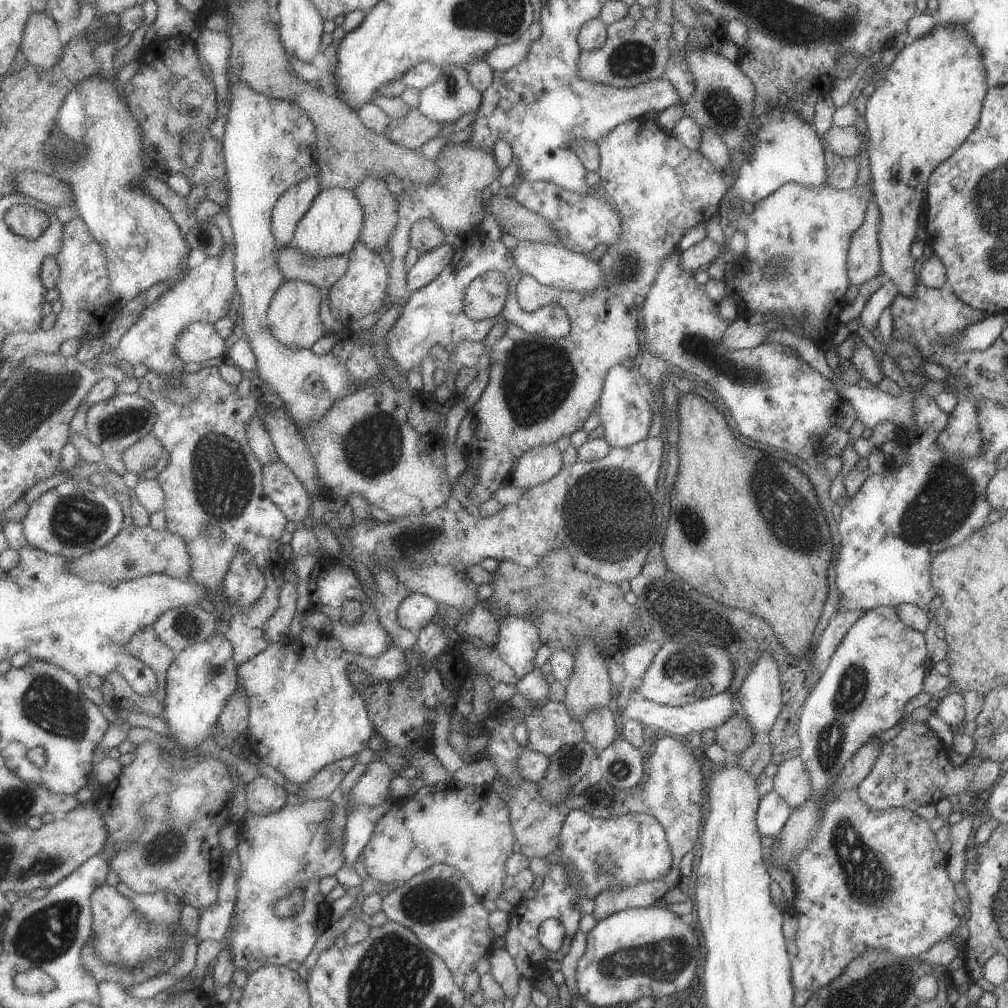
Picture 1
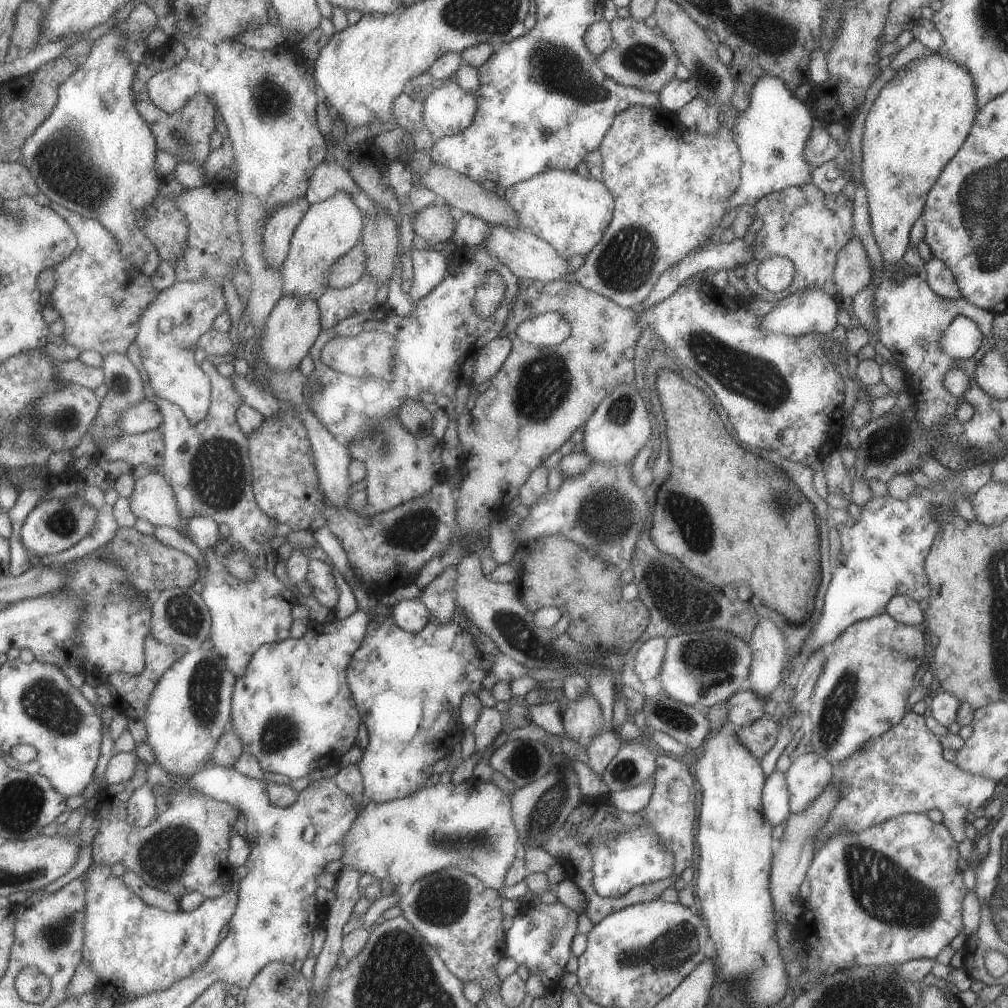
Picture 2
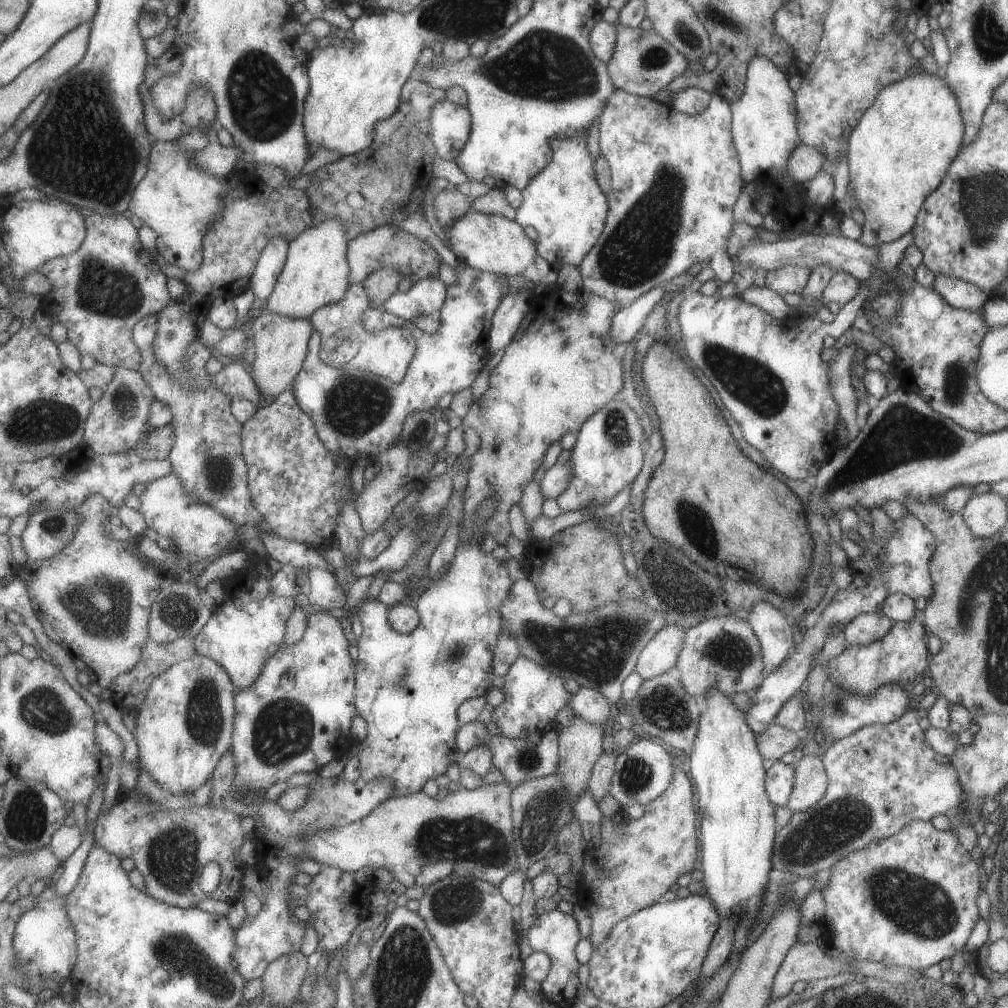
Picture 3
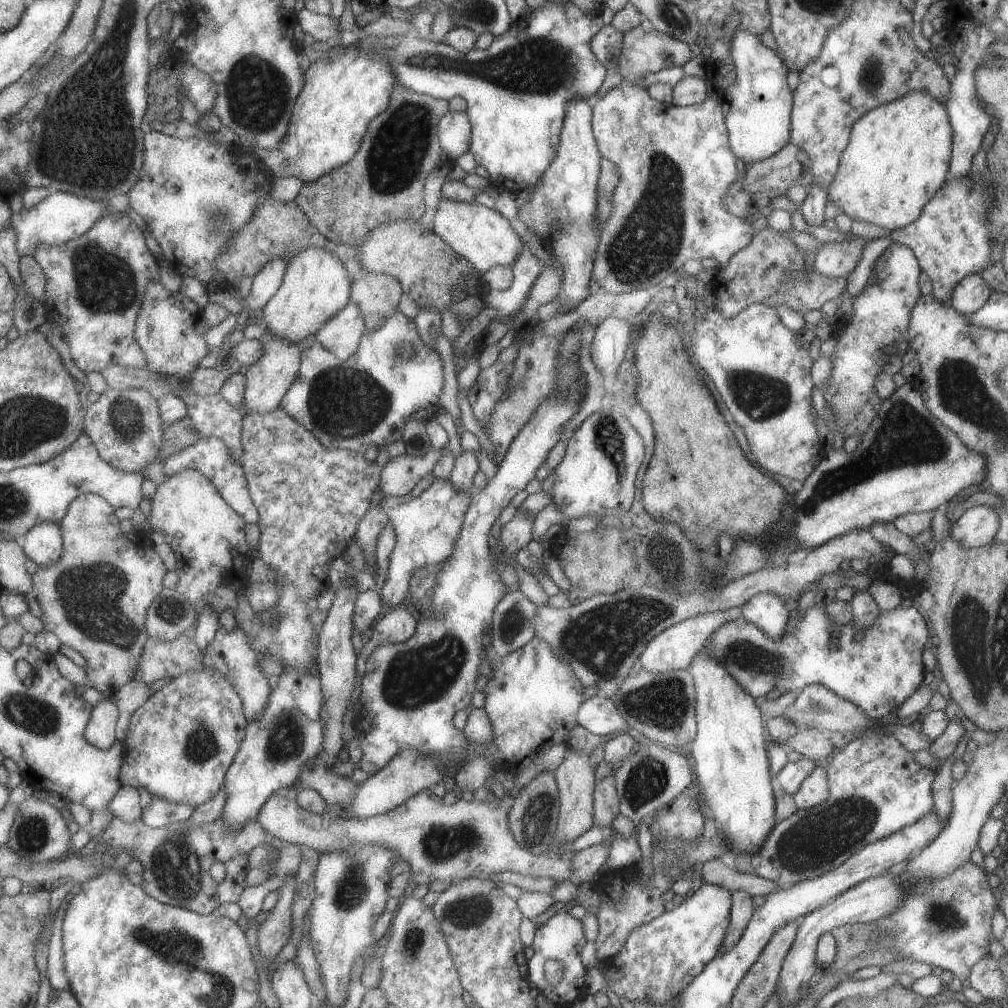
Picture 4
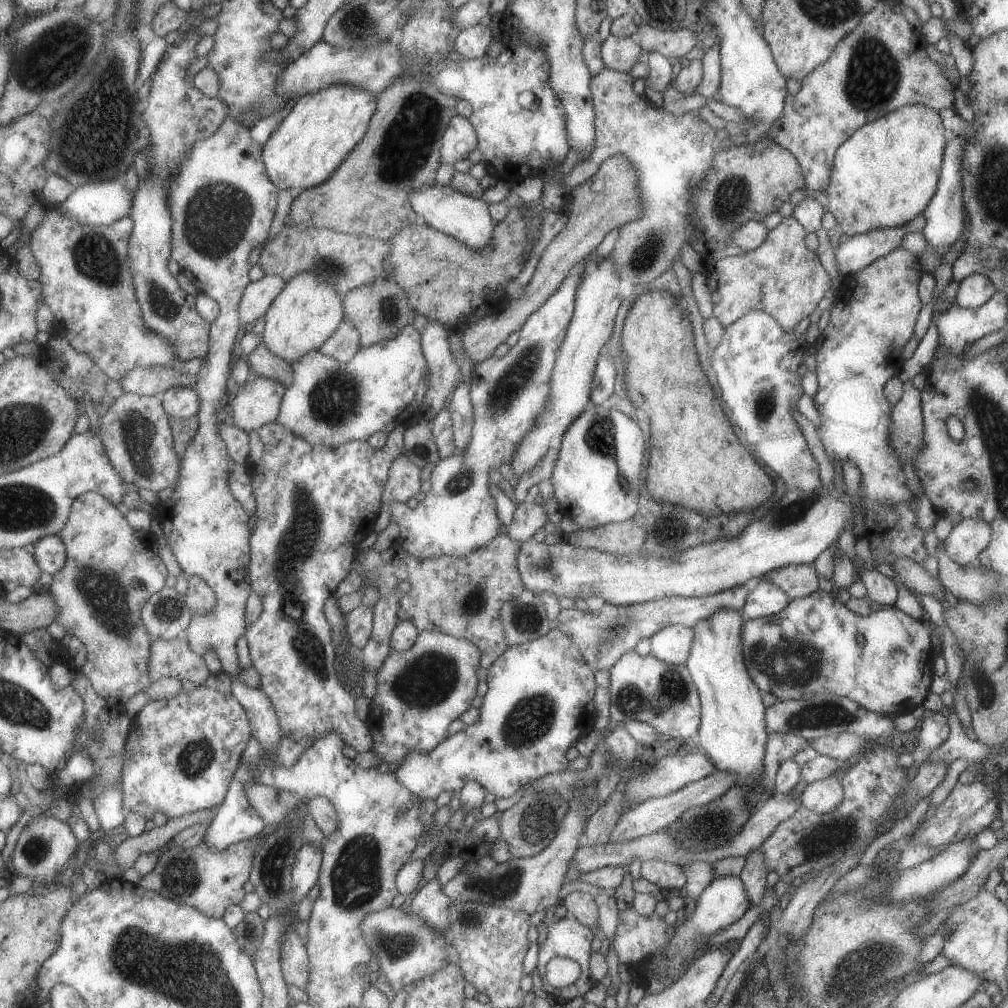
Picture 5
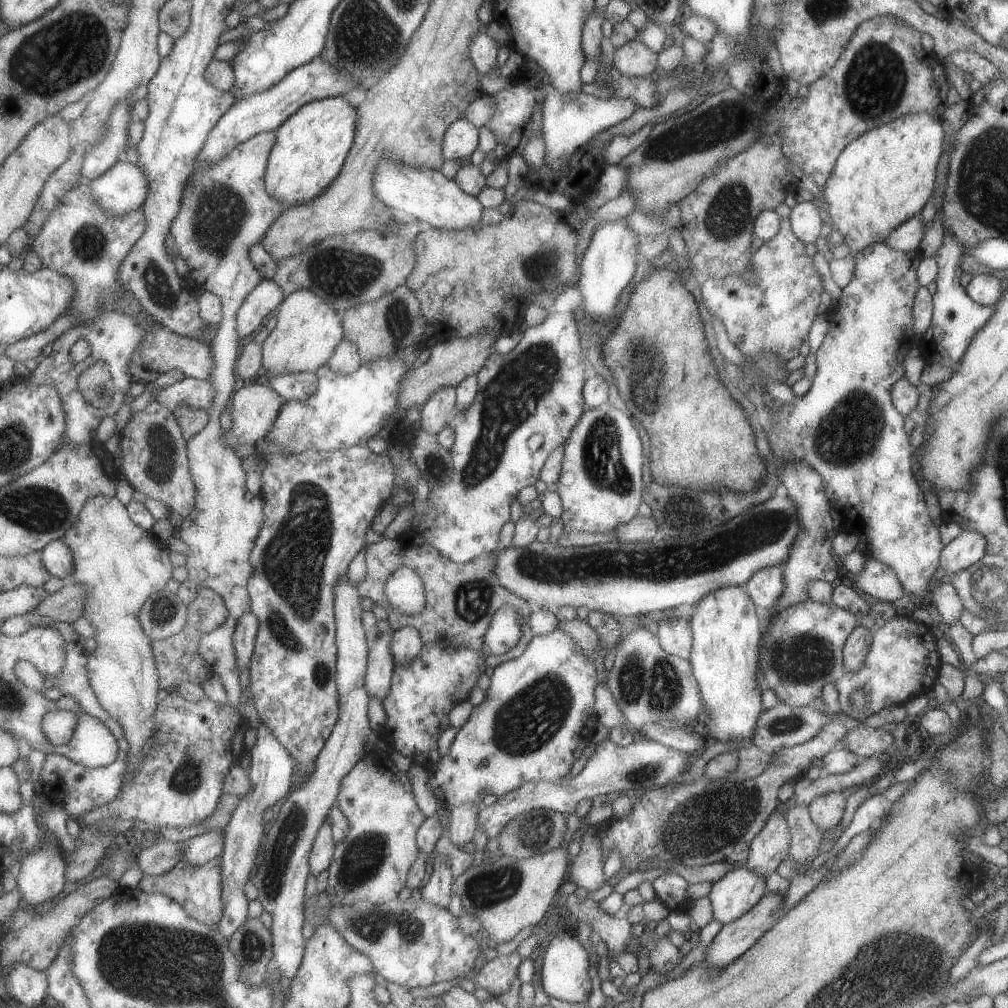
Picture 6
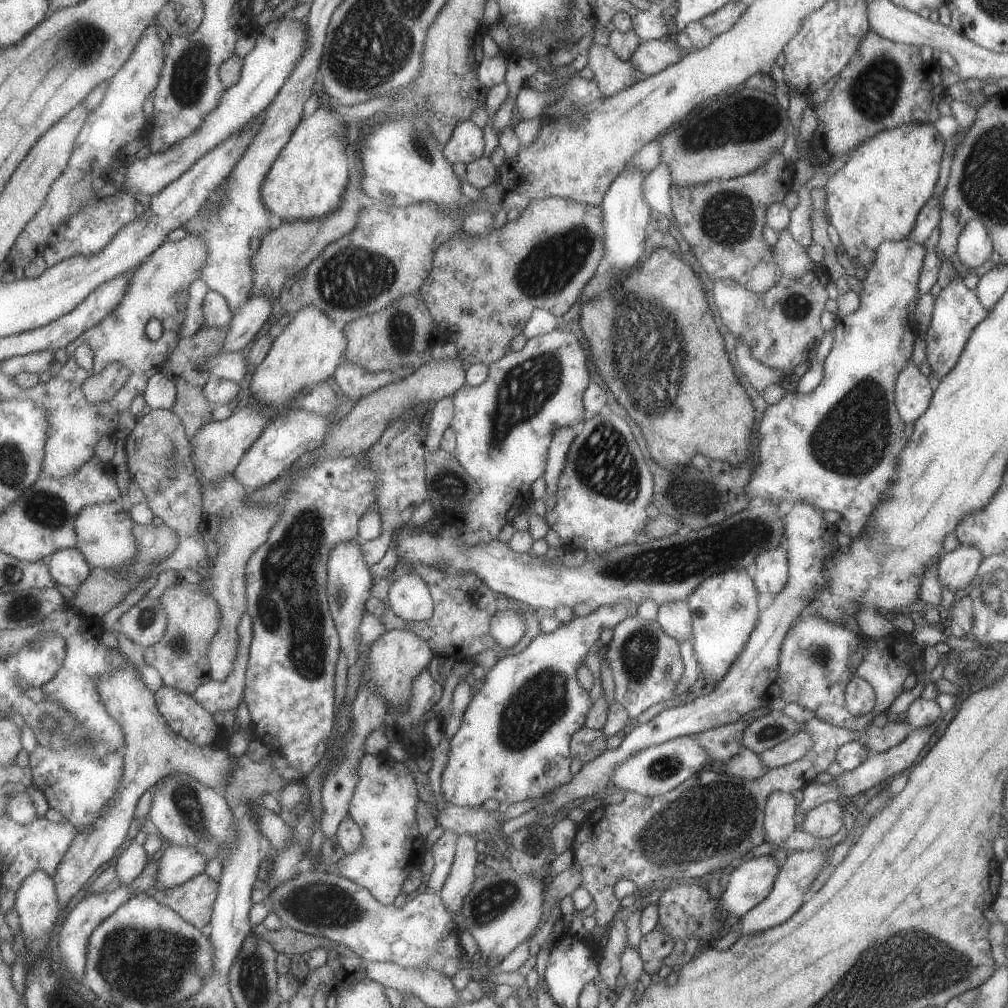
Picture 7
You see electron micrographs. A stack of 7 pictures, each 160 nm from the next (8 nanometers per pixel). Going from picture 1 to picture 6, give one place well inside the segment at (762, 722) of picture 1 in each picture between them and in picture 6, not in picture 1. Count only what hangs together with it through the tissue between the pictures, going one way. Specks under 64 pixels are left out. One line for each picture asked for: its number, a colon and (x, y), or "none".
2: (769, 648)
3: (771, 627)
4: (766, 611)
5: (765, 598)
6: (763, 588)

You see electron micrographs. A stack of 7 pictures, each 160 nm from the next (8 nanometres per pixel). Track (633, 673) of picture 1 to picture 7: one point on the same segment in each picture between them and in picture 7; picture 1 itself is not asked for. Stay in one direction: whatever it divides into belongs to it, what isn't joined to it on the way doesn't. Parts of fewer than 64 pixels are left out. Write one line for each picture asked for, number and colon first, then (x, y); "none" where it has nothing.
2: (647, 662)
3: (659, 654)
4: (673, 648)
5: (671, 644)
6: (674, 635)
7: (673, 616)

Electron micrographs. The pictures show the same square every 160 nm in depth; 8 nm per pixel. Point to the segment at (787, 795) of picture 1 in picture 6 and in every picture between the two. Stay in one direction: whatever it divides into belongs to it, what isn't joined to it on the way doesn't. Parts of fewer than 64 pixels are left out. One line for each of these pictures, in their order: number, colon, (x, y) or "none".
2: (807, 775)
3: (809, 784)
4: (814, 789)
5: (821, 796)
6: (826, 810)

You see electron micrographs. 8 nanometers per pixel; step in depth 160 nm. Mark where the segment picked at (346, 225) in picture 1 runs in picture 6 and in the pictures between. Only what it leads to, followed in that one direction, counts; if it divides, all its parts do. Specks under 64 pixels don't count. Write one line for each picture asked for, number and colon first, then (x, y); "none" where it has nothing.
2: (329, 230)
3: (317, 273)
4: (317, 287)
5: (308, 312)
6: (308, 331)

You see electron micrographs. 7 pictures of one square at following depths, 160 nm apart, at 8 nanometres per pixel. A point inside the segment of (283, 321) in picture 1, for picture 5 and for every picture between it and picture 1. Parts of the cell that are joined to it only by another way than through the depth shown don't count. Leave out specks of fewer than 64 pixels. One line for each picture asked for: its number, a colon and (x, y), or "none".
2: (293, 327)
3: (281, 343)
4: (267, 382)
5: (258, 403)

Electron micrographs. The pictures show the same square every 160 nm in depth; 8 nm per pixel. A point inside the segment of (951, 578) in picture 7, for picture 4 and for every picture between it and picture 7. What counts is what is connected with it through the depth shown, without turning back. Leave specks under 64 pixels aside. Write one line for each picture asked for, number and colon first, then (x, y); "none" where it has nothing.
4: (976, 526)
5: (967, 538)
6: (968, 547)

